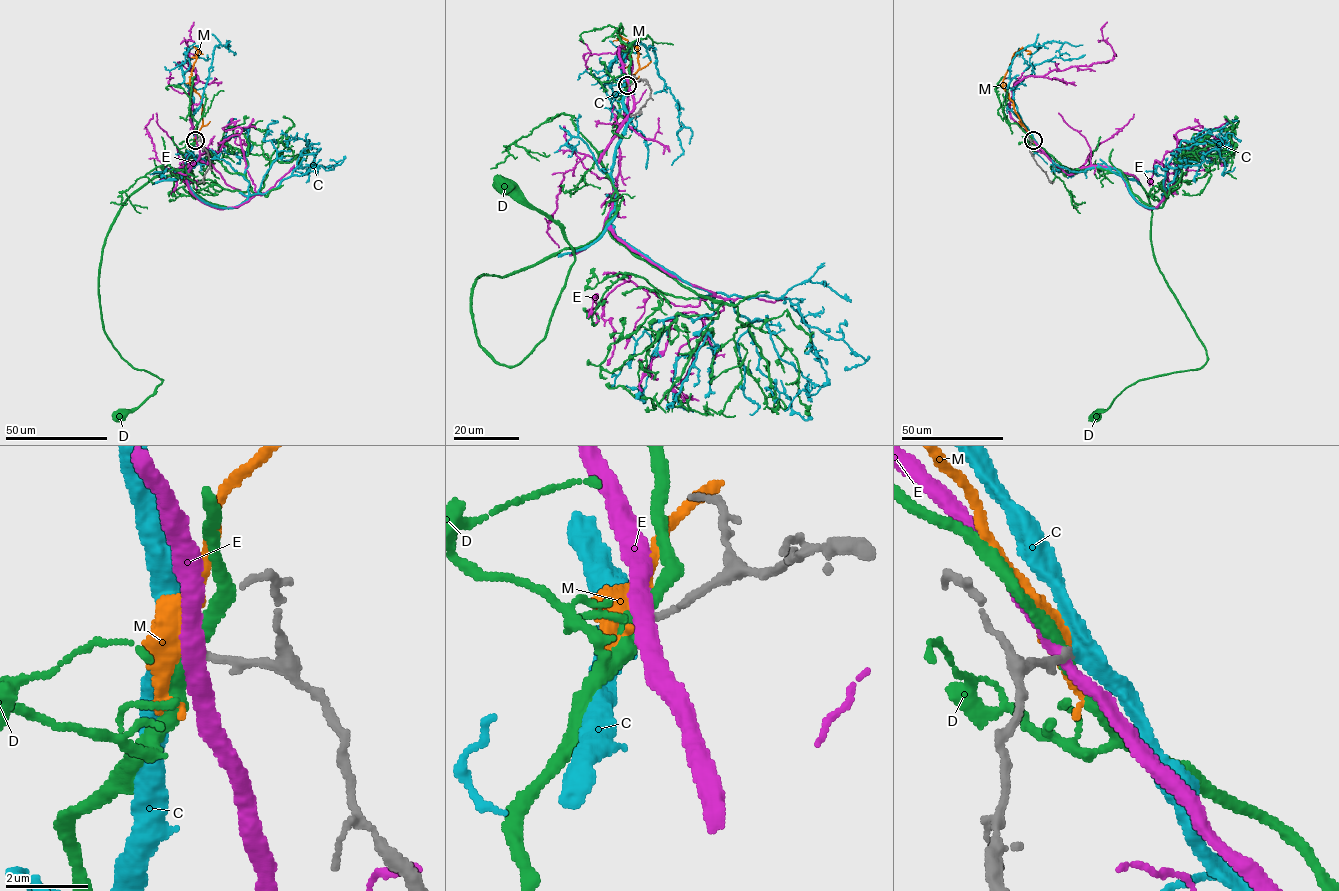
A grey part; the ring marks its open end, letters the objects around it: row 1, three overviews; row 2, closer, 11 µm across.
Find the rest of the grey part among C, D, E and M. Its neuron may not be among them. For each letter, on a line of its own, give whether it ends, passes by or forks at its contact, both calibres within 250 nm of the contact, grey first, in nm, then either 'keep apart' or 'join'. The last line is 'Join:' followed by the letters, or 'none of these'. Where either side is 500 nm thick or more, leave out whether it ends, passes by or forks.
C: it passes by; 180 nm thick on the grey side, 280 nm on the other; join
D: it passes by; 180 nm thick on the grey side, 280 nm on the other; keep apart
E: it passes by; 190 nm thick on the grey side, 380 nm on the other; keep apart
M: 170 nm thick on the grey side, 550 nm on the other; keep apart
Join: C

